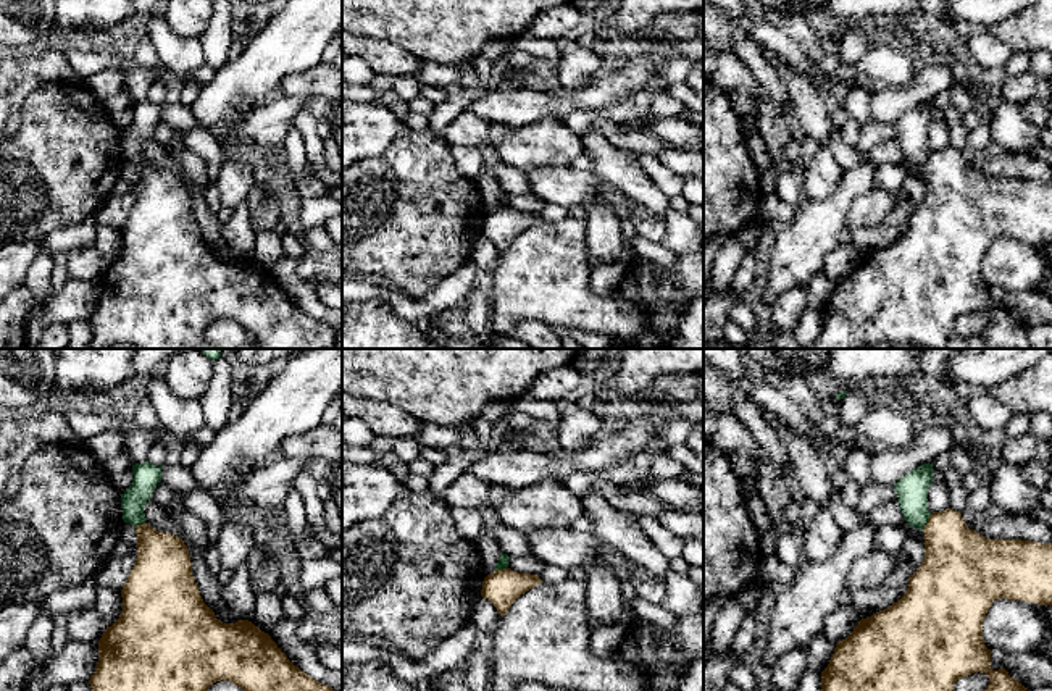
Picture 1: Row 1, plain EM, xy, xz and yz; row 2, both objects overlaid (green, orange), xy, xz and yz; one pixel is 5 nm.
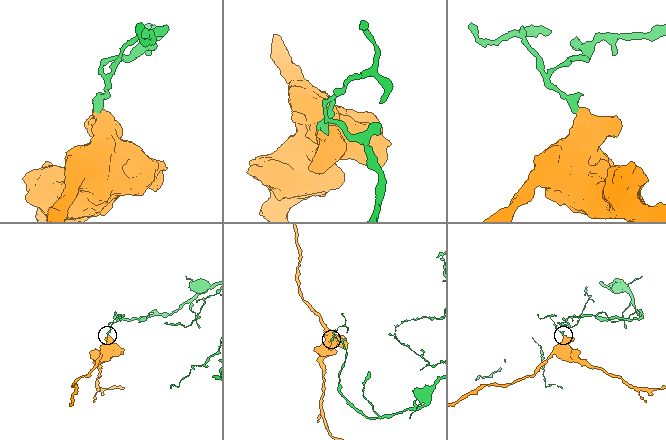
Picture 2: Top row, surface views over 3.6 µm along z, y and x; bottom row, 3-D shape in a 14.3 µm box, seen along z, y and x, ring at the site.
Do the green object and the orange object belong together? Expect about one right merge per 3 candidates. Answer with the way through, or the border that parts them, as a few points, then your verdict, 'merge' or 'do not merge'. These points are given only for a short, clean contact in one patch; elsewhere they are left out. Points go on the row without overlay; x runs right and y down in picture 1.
border along yz (931, 152), (922, 167); do not merge

